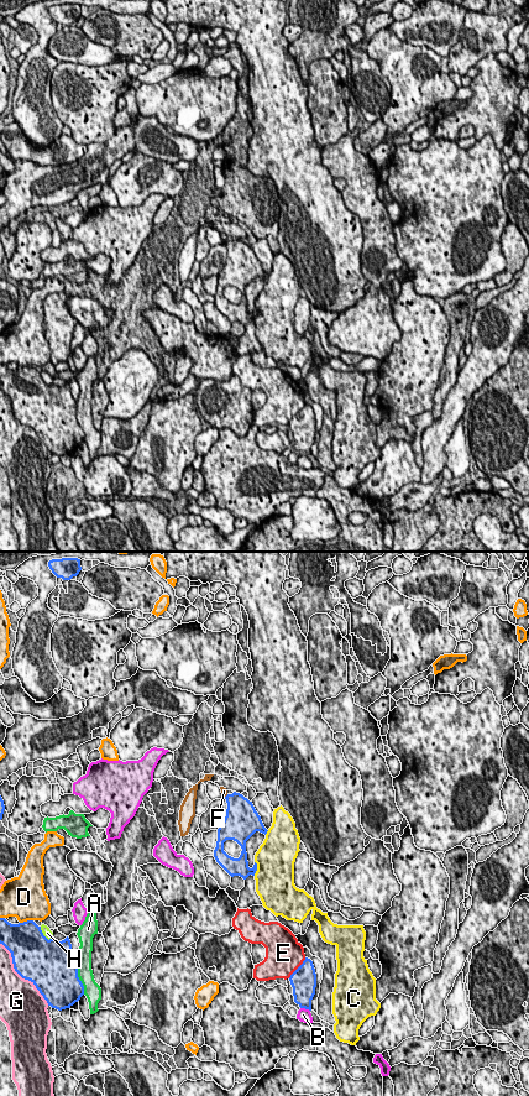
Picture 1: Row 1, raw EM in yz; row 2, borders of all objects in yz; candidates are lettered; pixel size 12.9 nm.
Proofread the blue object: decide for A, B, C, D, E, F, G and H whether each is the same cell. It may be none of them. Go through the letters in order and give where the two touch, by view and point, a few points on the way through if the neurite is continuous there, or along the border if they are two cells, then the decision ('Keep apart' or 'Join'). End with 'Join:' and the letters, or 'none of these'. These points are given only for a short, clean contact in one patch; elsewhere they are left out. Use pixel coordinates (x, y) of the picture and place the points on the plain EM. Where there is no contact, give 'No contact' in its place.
A: Touches blue at yz (77, 421). Keep apart
B: Touches blue at yz (305, 454). Keep apart
C: Touches blue at yz (256, 314). Keep apart
D: Touches blue at yz (27, 366). Keep apart
E: Touches blue at yz (298, 413). Keep apart
F: Touches blue at yz (226, 241). Boundary: yz (228, 240), (224, 243). Keep apart
G: Touches blue at yz (21, 422). Keep apart
H: Touches blue at yz (43, 381). Keep apart
Join: none of these

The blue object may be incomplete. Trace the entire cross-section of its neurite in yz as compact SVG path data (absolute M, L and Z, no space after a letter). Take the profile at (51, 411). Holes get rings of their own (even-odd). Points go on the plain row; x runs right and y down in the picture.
M0 364L0 390L11 398L15 417L31 427L52 454L70 454L84 440L84 432L78 423L77 401L68 382L62 387L53 383L48 386L33 366L11 370Z

